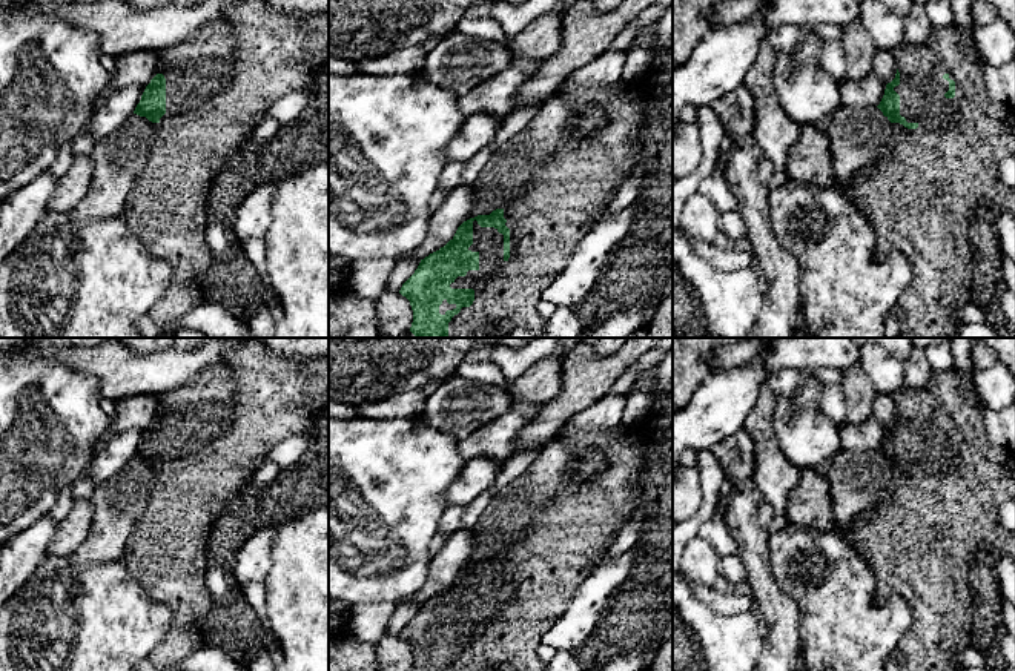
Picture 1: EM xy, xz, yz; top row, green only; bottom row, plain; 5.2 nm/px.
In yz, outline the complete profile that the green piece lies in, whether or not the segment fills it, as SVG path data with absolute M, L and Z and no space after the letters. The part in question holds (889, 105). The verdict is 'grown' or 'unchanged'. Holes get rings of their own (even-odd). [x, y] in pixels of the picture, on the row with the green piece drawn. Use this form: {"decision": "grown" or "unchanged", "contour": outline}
{"decision": "grown", "contour": "M903 41L892 51L895 78L886 84L877 106L891 123L917 129L920 123L938 123L954 106L955 81L941 68L927 43Z"}

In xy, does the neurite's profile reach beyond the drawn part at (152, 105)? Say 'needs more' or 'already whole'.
needs more

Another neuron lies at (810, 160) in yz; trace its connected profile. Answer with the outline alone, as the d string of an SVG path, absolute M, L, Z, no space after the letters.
M798 127L798 138L789 149L788 180L834 187L832 154L826 132L814 127Z

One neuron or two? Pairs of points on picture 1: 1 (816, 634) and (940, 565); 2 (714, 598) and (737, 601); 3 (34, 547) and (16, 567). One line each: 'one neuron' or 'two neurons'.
1: two neurons
2: one neuron
3: one neuron

